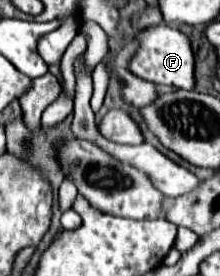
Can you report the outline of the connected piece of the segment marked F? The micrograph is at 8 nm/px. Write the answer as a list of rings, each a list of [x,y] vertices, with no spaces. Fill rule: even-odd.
[[[156,25],[152,29],[144,29],[140,35],[140,49],[134,53],[130,59],[130,71],[136,73],[138,77],[158,83],[158,85],[170,85],[178,89],[188,89],[192,91],[196,87],[194,79],[194,51],[190,45],[190,39],[168,25]],[[144,41],[144,43],[142,43]]]

